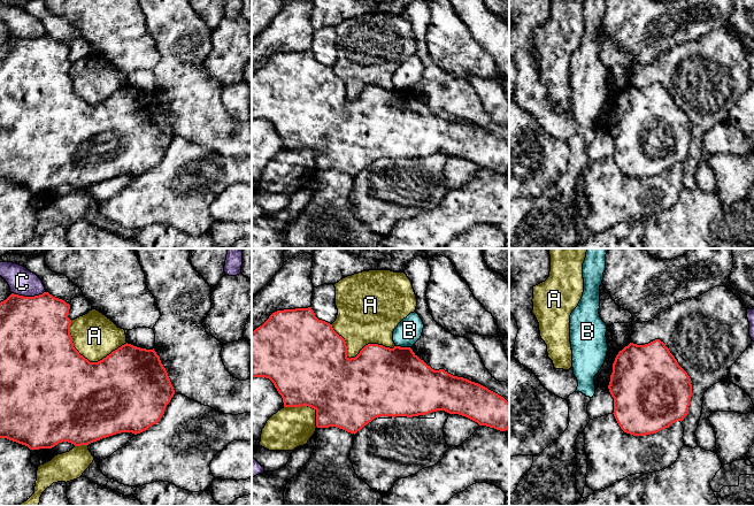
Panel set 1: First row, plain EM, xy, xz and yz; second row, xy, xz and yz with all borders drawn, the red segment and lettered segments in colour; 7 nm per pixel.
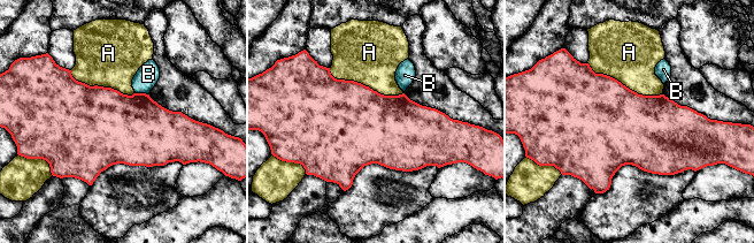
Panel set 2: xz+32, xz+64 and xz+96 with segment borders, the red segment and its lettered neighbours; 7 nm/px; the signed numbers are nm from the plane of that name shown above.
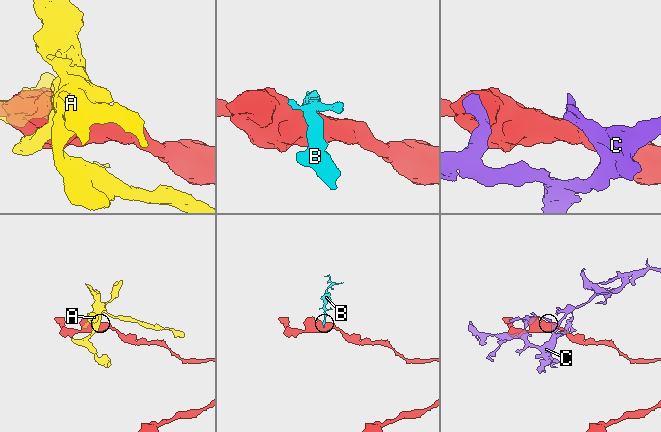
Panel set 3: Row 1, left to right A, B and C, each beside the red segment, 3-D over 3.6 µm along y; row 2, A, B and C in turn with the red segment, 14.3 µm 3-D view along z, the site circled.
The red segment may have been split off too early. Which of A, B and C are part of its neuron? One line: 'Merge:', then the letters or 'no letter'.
Merge: no letter

